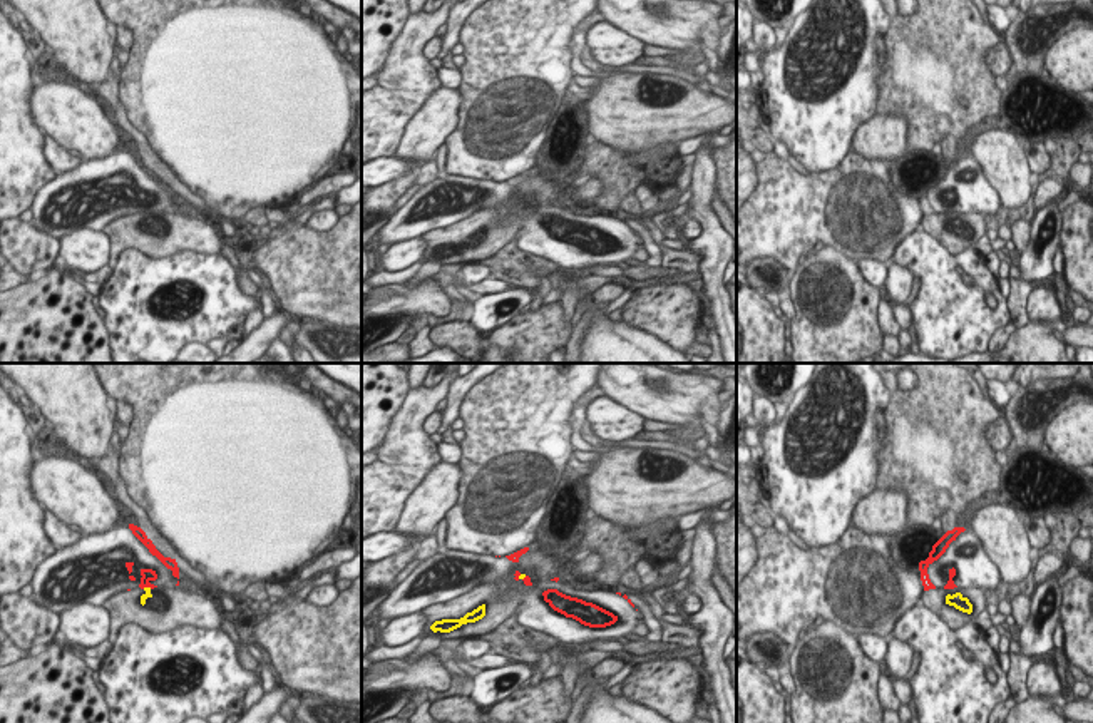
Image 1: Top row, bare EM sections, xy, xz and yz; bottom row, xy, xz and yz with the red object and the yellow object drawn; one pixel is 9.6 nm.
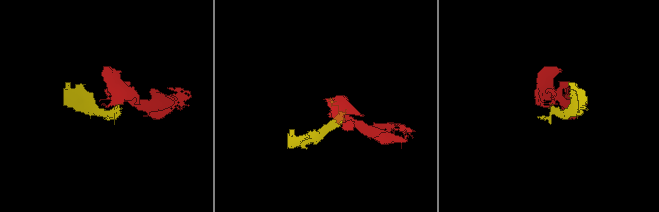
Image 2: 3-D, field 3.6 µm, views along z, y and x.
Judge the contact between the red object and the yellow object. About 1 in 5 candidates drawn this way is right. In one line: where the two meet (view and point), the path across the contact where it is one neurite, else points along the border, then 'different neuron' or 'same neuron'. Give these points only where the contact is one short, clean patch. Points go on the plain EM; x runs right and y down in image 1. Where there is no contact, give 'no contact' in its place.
contact xy (148, 211); border xy (143, 213), (151, 213); different neuron

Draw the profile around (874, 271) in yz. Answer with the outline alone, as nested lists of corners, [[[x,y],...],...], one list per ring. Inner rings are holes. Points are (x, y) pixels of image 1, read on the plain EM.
[[[862,259],[857,264],[859,264],[859,271],[862,273],[867,283],[870,283],[875,288],[885,285],[885,278],[889,271],[887,263],[880,263],[875,259]]]

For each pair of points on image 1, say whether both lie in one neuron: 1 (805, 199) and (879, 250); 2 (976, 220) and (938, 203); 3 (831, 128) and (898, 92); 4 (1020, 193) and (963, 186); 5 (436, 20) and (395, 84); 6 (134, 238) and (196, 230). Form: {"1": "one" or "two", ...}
{"1": "one", "2": "two", "3": "two", "4": "two", "5": "one", "6": "one"}

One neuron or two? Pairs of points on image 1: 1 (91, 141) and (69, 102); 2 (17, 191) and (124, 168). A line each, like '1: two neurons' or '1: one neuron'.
1: one neuron
2: two neurons

